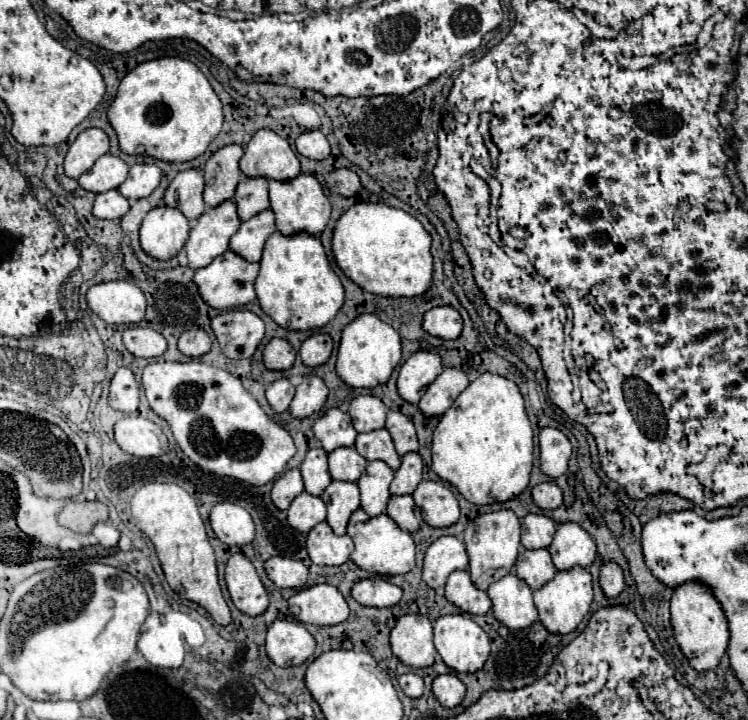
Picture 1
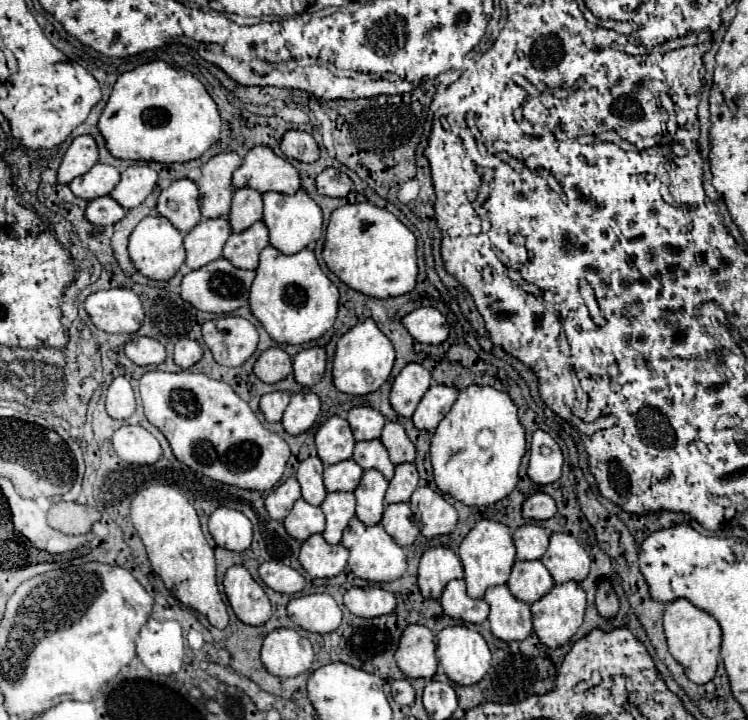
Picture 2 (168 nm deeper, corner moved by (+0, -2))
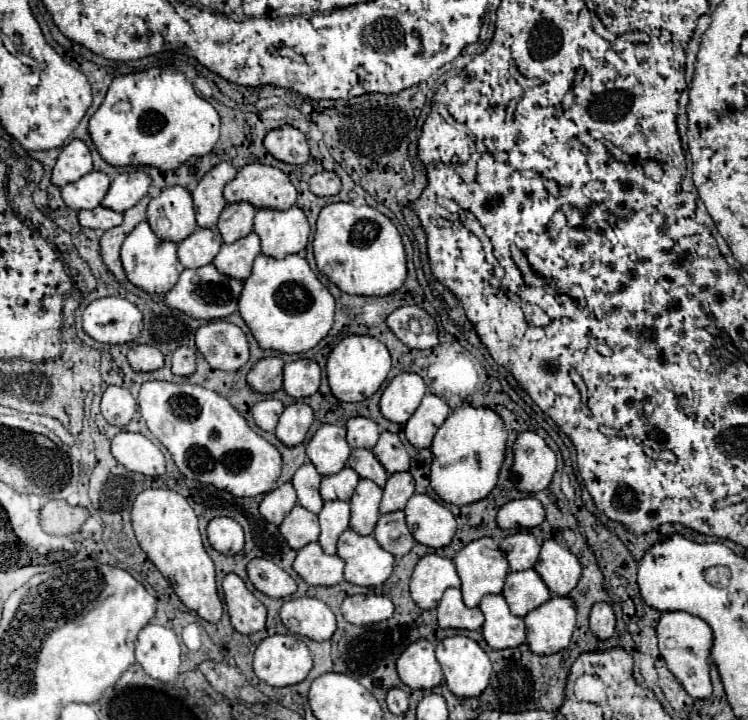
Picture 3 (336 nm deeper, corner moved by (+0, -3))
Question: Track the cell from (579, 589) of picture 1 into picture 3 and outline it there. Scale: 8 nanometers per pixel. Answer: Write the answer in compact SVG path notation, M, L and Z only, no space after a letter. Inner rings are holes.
M552 596L524 616L528 646L536 654L564 650L576 628L576 604L570 596Z

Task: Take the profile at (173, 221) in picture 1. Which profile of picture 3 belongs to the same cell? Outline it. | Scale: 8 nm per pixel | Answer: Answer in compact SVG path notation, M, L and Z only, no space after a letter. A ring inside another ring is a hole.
M148 220L140 222L124 240L122 244L122 266L124 266L124 272L128 276L128 280L146 290L146 292L158 292L158 294L166 294L176 282L178 282L178 276L182 272L182 266L180 266L180 260L178 260L178 254L176 254L176 242L170 242L170 240L160 240Z

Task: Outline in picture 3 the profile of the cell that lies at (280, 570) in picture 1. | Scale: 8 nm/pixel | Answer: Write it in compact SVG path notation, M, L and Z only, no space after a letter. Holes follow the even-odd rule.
M254 558L248 564L248 578L256 586L256 590L272 598L288 598L296 592L294 578L280 566L276 566L272 560Z

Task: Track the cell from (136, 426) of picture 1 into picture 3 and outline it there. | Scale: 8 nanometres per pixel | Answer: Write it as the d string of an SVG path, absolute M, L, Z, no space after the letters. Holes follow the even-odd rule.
M120 432L112 438L114 458L128 470L144 476L164 474L164 456L152 440L138 432Z

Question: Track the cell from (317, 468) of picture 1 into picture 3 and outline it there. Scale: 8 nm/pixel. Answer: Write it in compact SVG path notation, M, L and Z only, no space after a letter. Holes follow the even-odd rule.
M312 462L302 464L292 478L292 484L298 492L298 502L314 514L318 514L324 504L320 498L320 480L322 480L322 476L318 474L318 470Z

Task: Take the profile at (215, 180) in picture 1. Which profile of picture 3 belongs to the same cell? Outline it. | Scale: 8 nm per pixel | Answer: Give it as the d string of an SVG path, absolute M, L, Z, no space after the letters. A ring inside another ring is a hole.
M230 162L216 164L194 188L194 210L196 210L196 222L202 228L214 228L220 212L226 206L226 200L222 196L222 190L228 180L236 176L236 168Z

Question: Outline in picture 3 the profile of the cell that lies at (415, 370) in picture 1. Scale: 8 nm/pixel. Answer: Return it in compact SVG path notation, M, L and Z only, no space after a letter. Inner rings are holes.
M416 372L398 374L380 398L380 410L384 418L406 424L414 410L420 406L420 400L428 392L424 380Z

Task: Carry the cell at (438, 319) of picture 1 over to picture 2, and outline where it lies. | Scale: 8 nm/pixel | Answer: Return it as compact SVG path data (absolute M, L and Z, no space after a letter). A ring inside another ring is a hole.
M420 307L402 317L402 325L418 343L440 345L448 337L446 317L434 307Z

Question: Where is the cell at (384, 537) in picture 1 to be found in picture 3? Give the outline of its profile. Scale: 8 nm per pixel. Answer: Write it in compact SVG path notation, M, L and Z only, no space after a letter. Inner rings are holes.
M352 528L342 532L336 554L346 562L344 578L356 586L380 586L394 570L394 556L374 536L360 536Z

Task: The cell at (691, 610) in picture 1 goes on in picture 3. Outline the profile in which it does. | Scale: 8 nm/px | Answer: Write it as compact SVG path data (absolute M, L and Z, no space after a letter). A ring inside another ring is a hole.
M662 612L656 632L658 632L658 648L668 670L676 676L676 680L684 686L684 690L692 698L708 698L712 694L710 652L714 644L714 634L708 622L688 612Z

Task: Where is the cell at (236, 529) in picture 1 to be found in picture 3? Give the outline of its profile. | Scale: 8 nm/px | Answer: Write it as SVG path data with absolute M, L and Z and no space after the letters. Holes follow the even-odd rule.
M212 518L206 532L212 548L222 554L238 554L244 548L244 530L234 518Z

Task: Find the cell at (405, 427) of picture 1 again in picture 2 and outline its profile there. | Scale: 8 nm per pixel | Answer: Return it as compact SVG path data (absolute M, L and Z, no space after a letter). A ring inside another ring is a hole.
M386 423L380 435L382 445L386 447L390 461L394 465L400 463L412 463L416 457L416 449L412 445L412 441L406 437L406 431L400 423Z

